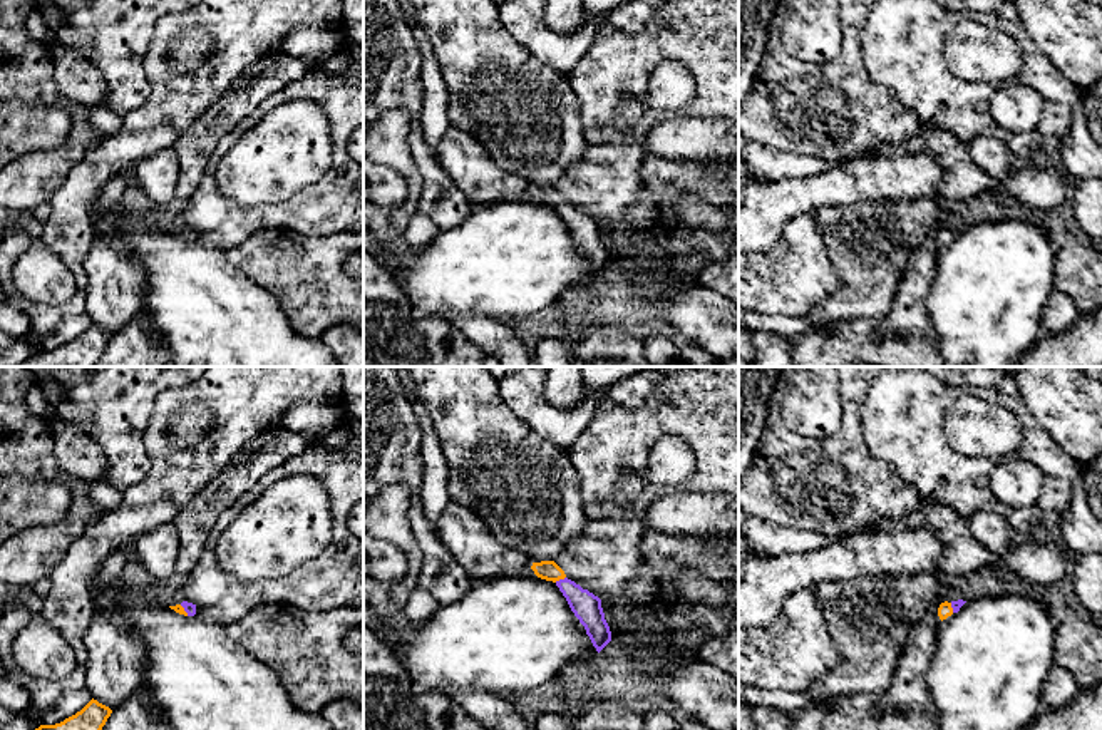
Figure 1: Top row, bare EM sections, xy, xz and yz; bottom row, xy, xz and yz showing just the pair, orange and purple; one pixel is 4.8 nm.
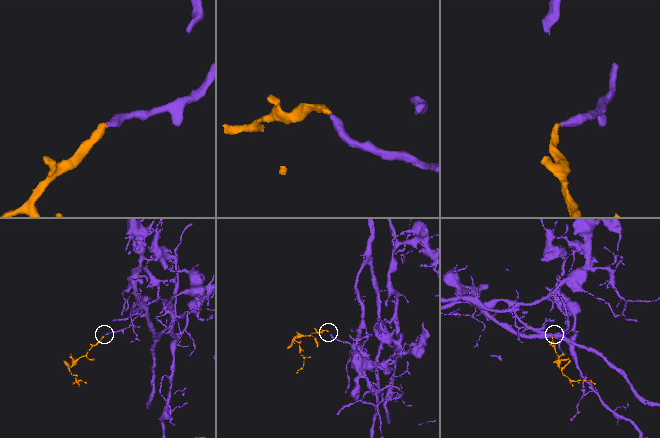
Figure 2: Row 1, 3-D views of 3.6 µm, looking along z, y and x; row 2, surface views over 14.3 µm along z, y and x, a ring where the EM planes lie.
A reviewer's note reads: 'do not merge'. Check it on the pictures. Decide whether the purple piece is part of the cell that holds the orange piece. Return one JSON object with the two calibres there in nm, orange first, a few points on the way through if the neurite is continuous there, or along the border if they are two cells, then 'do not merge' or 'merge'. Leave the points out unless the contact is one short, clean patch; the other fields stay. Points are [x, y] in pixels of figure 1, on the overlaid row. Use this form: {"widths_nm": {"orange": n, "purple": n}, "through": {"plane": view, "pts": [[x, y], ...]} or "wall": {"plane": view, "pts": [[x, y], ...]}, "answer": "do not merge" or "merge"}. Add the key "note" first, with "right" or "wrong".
{"note": "wrong", "widths_nm": {"orange": 100, "purple": 140}, "through": {"plane": "xz", "pts": [[546, 570], [560, 578], [587, 606]]}, "answer": "merge"}

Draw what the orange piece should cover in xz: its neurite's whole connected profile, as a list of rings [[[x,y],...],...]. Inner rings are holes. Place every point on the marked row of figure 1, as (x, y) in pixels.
[[[554,561],[533,563],[531,569],[538,578],[553,581],[559,588],[571,611],[584,626],[586,635],[600,653],[611,641],[611,631],[605,619],[601,599],[568,579]]]

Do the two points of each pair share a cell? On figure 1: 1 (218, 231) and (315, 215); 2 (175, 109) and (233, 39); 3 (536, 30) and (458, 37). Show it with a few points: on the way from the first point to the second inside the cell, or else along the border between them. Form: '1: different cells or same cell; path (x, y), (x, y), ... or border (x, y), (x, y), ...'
1: same cell; path (242, 221), (257, 216), (292, 216)
2: same cell; path (195, 96), (218, 77), (220, 69), (230, 59)
3: different cells; border (498, 17), (501, 25), (538, 57)

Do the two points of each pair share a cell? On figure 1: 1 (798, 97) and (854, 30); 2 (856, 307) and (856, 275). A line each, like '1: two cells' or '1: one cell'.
1: one cell
2: one cell

